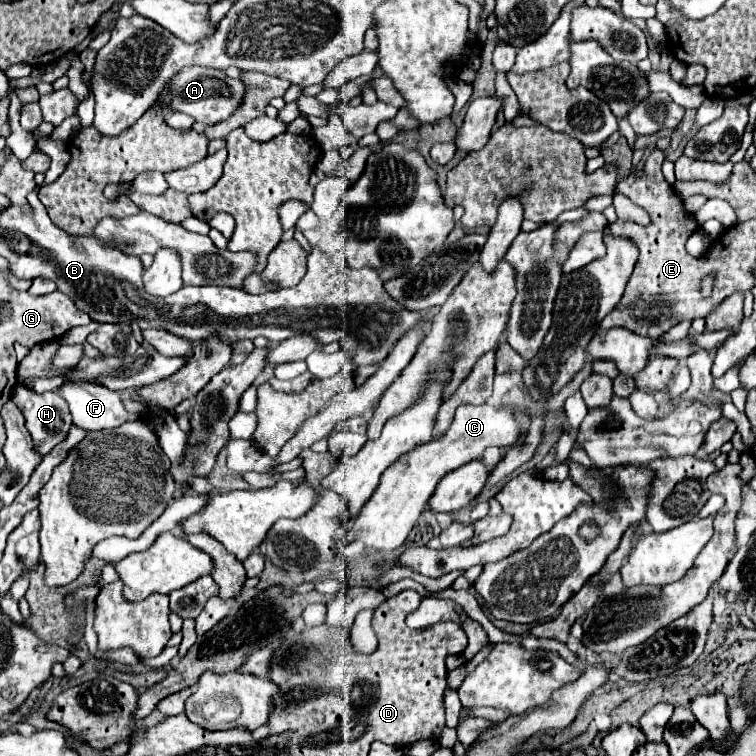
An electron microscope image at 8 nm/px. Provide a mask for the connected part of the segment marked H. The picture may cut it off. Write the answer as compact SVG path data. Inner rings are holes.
M24 386L14 388L12 402L26 418L26 428L34 440L34 448L44 456L60 444L72 426L66 400L58 392L36 394Z

